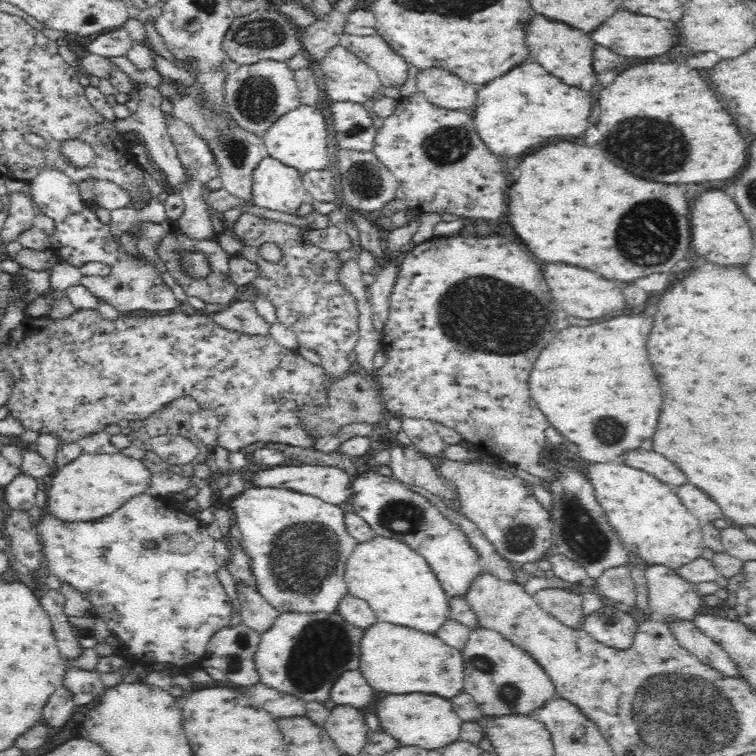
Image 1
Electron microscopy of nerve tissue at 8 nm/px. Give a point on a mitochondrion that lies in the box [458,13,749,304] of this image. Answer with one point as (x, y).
(649, 235)

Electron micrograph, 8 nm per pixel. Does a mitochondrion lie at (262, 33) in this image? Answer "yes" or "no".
yes

